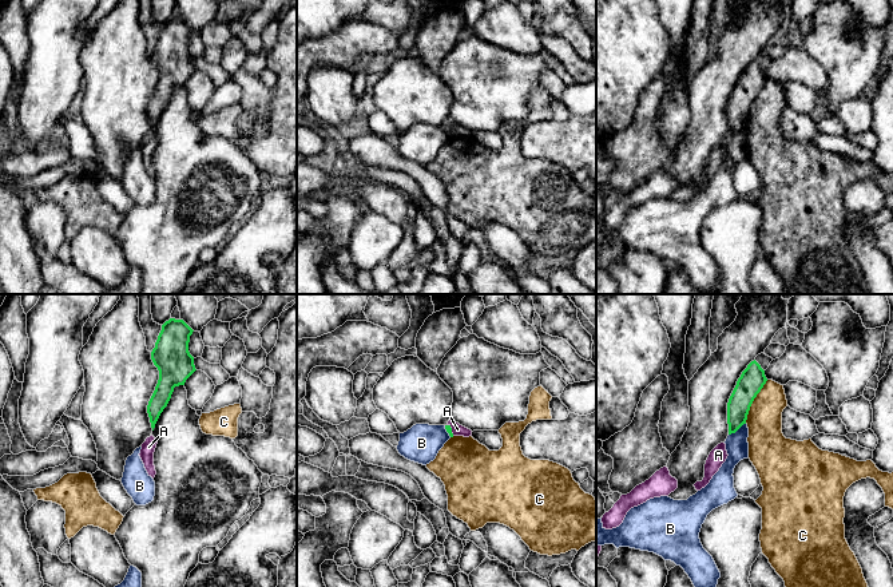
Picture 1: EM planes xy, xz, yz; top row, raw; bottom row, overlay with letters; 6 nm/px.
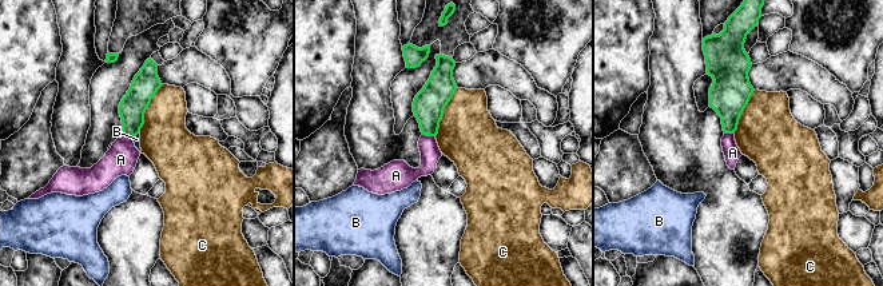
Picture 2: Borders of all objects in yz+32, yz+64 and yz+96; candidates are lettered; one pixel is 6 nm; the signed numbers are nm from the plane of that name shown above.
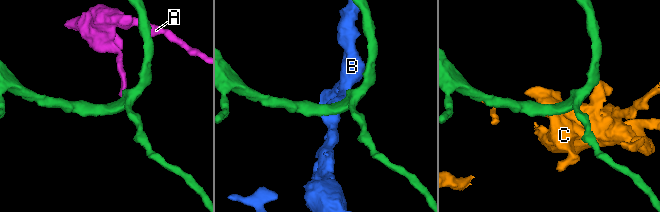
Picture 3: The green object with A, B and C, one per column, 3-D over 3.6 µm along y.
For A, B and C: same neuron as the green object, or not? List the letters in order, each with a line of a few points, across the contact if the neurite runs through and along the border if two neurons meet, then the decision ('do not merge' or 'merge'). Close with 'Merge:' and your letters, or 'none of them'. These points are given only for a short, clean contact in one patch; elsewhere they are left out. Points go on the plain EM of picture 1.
A: xz (447, 125), (453, 135) | do not merge
B: do not merge
C: do not merge
Merge: none of them

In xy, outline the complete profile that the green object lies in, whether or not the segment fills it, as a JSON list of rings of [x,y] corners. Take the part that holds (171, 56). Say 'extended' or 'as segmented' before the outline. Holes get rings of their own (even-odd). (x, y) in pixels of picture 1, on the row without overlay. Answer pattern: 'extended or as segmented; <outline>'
as segmented; [[[170,19],[151,52],[151,60],[159,71],[159,80],[148,102],[147,114],[151,128],[167,107],[175,87],[184,86],[186,80],[197,71],[194,57],[188,52],[193,29],[183,21]]]

